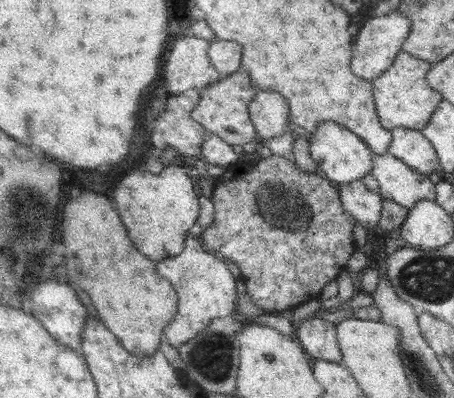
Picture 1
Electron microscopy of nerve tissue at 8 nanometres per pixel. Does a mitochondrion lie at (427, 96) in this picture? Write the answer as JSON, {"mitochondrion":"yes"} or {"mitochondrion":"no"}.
{"mitochondrion":"no"}

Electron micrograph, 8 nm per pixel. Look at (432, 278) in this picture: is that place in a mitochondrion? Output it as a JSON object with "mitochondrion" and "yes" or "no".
{"mitochondrion":"yes"}

